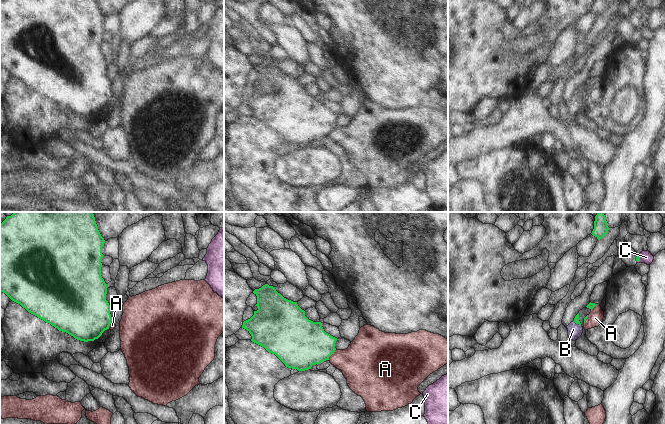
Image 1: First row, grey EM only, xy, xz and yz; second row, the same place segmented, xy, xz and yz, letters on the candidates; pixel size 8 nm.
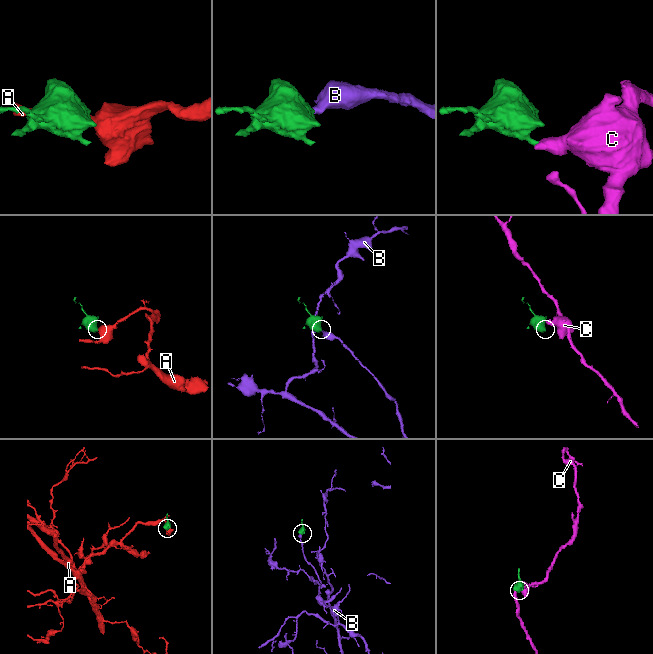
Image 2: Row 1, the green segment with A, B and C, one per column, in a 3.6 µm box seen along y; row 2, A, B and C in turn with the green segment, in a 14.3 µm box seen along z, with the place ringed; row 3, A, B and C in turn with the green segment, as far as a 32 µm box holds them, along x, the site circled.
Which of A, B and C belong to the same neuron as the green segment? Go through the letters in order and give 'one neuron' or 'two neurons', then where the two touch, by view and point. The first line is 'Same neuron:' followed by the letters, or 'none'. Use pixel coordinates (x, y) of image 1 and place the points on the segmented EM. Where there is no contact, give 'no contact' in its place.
Same neuron: B
A: two neurons | xz (332, 353)
B: one neuron | yz (577, 323)
C: two neurons | yz (639, 258)

